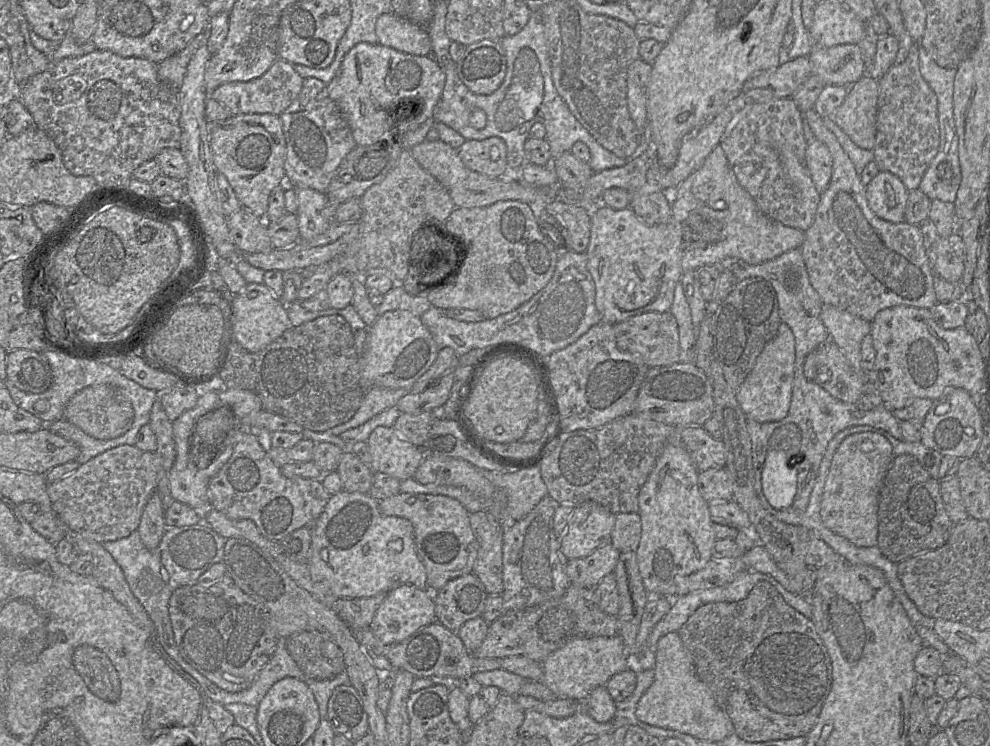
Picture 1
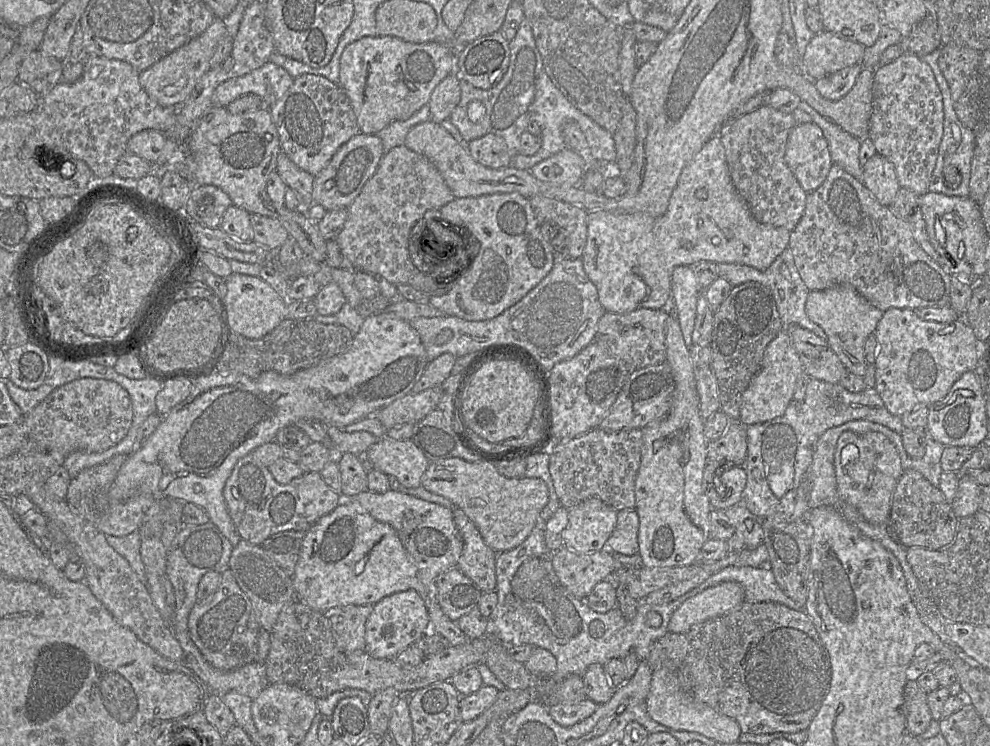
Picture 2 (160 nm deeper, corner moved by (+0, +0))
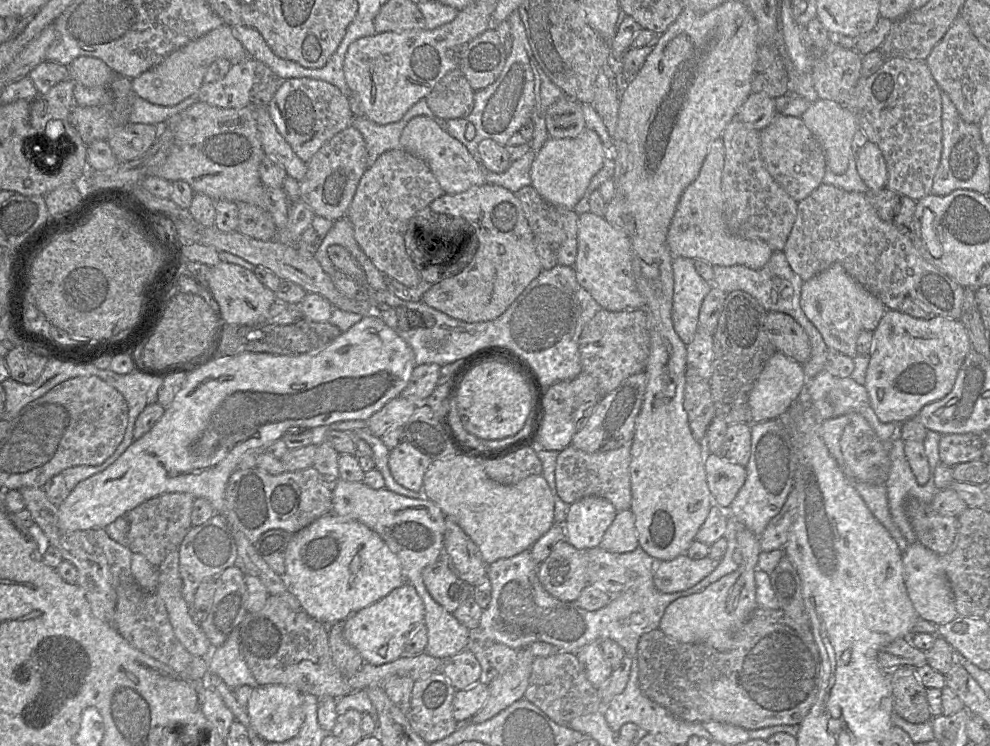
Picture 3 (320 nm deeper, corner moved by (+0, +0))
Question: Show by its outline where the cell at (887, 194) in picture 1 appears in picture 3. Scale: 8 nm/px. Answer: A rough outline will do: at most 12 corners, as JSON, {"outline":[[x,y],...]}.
{"outline":[[867,141],[856,155],[861,179],[875,192],[887,188],[880,148]]}

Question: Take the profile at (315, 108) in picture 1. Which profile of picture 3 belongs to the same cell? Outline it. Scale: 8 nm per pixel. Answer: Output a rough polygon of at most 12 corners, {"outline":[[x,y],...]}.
{"outline":[[306,77],[282,80],[267,109],[305,163],[351,126],[349,98]]}

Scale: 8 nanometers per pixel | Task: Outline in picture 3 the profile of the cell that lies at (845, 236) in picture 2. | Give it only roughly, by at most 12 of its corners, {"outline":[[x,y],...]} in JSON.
{"outline":[[821,183],[784,254],[803,282],[839,263],[900,310],[960,319],[965,288],[865,194]]}

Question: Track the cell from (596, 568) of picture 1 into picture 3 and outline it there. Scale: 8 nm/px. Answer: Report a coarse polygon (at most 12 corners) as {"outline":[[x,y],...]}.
{"outline":[[560,542],[539,564],[543,588],[575,602],[590,584],[587,551]]}

